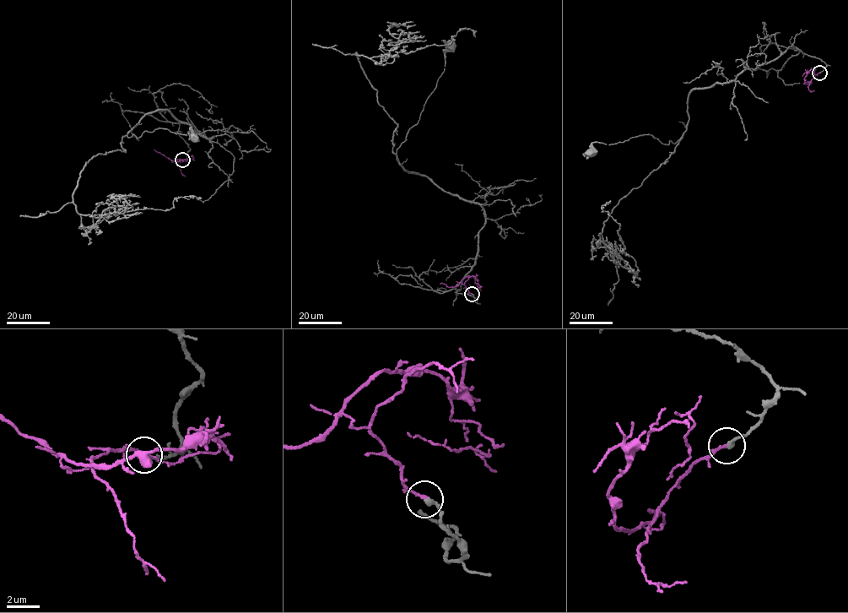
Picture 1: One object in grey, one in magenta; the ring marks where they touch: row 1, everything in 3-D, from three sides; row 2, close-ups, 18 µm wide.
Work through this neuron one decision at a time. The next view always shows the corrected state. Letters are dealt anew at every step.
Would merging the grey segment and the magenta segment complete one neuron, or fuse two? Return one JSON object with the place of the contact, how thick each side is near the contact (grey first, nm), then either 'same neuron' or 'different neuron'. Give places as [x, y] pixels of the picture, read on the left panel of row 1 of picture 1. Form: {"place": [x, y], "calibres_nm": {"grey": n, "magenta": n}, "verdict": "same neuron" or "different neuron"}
{"place": [182, 160], "calibres_nm": {"grey": 300, "magenta": 180}, "verdict": "same neuron"}

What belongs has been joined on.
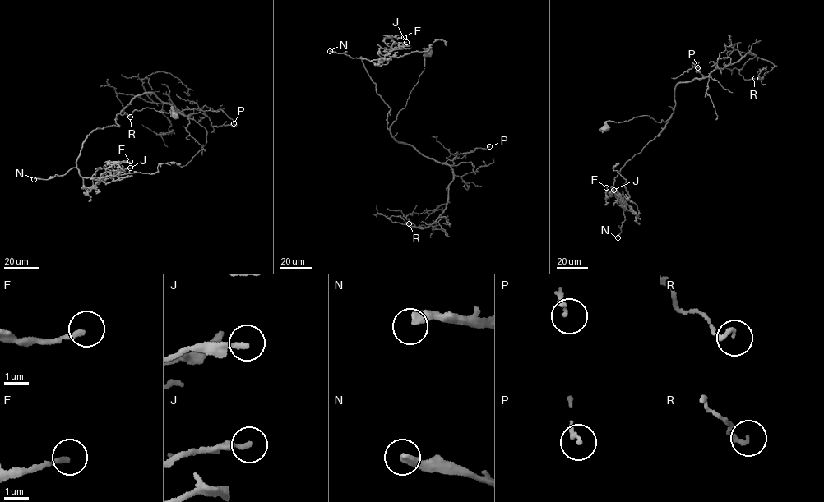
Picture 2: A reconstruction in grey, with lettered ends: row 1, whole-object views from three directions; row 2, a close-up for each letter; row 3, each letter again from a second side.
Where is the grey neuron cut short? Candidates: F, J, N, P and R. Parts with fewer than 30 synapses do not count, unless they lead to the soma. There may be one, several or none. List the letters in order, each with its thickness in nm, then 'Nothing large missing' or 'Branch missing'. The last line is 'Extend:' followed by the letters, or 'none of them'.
F: Thickness 200 nm. Nothing large missing
J: Thickness 200 nm. Nothing large missing
N: Thickness 320 nm. Branch missing
P: Thickness 170 nm. Nothing large missing
R: Thickness 140 nm. Nothing large missing
Extend: N

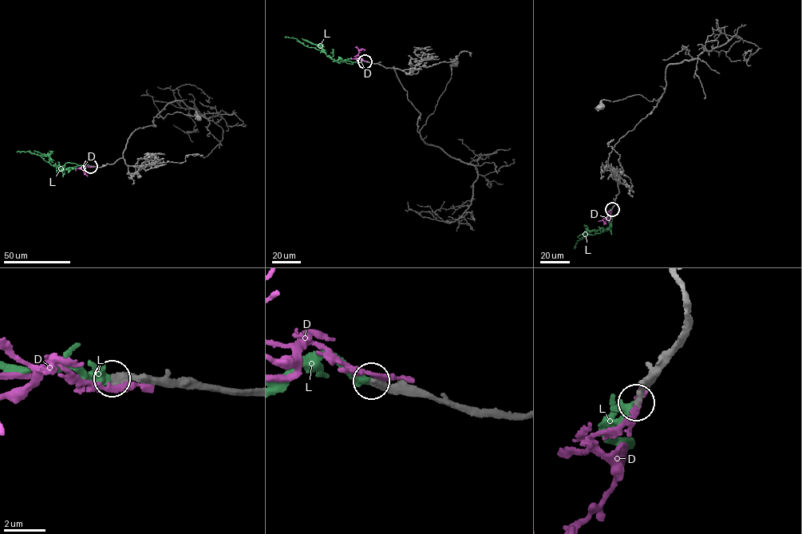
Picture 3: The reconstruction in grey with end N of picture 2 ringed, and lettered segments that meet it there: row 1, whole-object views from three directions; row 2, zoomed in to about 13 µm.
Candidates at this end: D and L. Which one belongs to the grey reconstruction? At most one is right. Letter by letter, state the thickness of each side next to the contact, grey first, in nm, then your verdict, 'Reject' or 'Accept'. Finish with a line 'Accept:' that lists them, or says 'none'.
D: Thickness 360 nm (grey) against 260 nm. Reject
L: Thickness 320 nm (grey) against 500 nm. Accept
Accept: L

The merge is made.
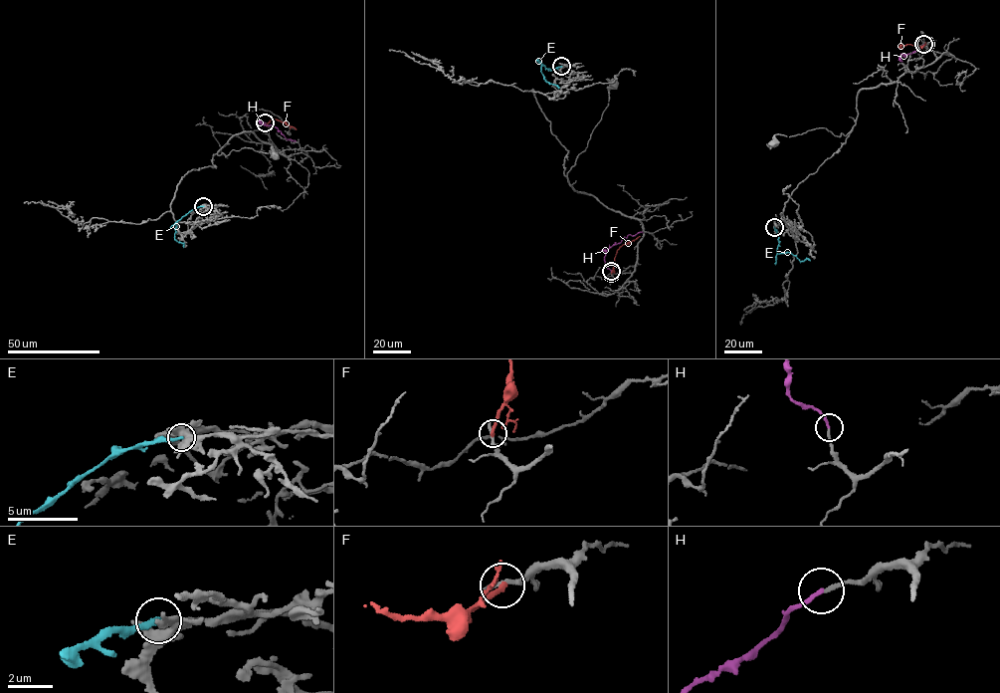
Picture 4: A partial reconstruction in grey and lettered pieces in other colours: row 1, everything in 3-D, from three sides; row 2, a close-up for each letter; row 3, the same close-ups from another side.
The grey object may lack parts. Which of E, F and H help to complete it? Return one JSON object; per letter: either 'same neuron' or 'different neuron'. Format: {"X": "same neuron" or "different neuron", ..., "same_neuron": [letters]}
{"E": "different neuron", "F": "different neuron", "H": "same neuron", "same_neuron": ["H"]}

